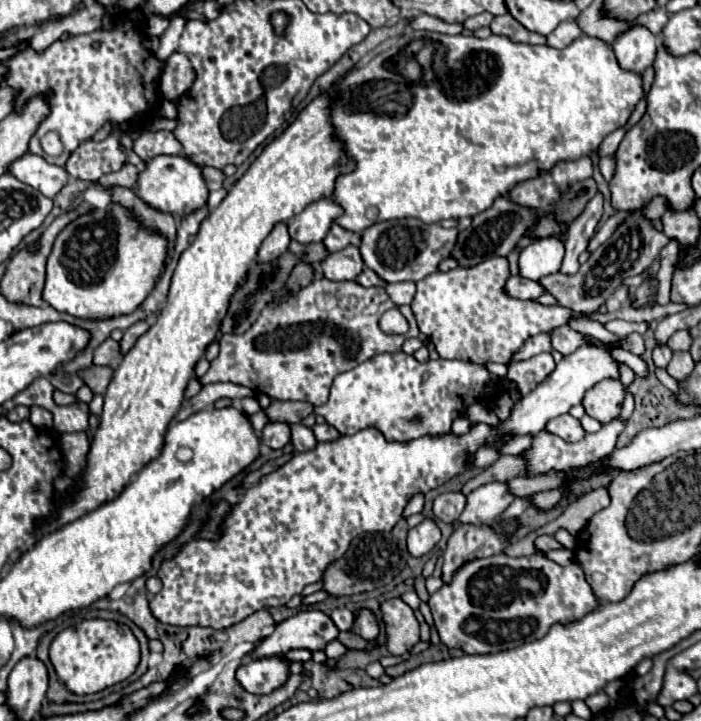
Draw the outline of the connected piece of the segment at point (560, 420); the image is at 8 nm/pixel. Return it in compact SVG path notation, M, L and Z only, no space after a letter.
M561 414L561 416L553 418L553 420L549 420L545 430L559 436L559 438L563 438L565 442L577 442L585 434L579 420L573 418L571 414Z

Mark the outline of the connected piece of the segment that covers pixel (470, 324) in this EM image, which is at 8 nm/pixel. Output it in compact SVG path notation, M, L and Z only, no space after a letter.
M495 256L469 268L455 268L449 272L429 274L417 282L417 294L411 302L419 330L435 344L441 358L457 358L473 364L499 362L509 364L521 346L541 334L567 326L571 320L587 318L593 322L607 322L611 314L579 314L565 306L543 306L535 300L519 300L505 292L511 278L509 262L503 256Z

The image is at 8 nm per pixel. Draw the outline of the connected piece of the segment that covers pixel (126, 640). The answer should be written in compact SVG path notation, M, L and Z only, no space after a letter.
M91 618L79 622L75 628L65 628L59 632L51 642L49 658L57 676L71 692L91 694L129 678L135 672L141 654L139 642L129 626L117 624L113 620Z

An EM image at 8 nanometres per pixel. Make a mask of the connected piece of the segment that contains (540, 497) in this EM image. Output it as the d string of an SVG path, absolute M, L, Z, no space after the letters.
M549 490L549 492L537 492L533 496L533 504L537 508L551 508L555 502L559 502L563 498L563 490Z

